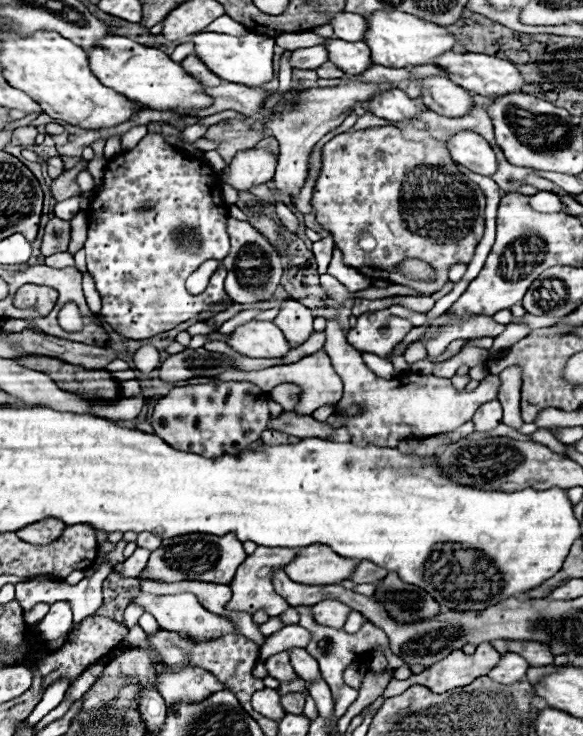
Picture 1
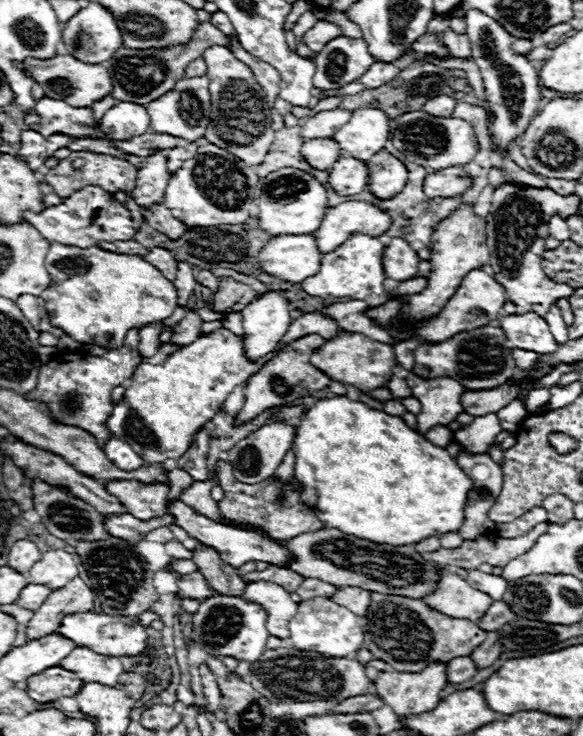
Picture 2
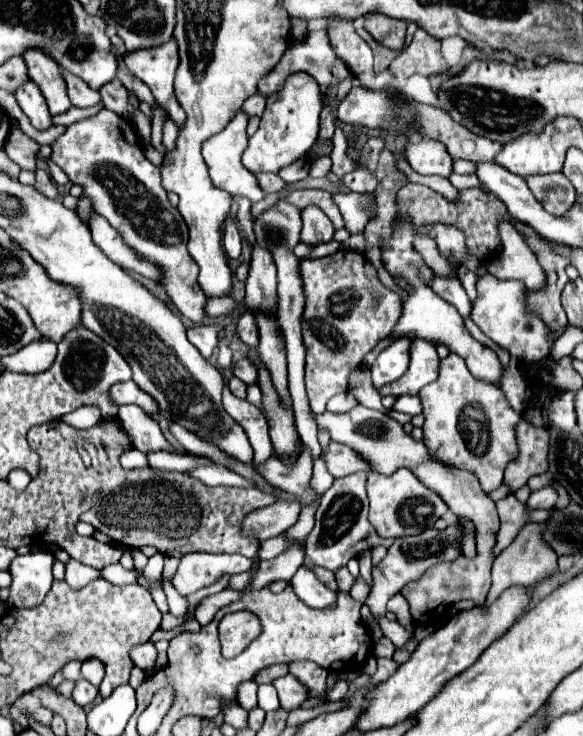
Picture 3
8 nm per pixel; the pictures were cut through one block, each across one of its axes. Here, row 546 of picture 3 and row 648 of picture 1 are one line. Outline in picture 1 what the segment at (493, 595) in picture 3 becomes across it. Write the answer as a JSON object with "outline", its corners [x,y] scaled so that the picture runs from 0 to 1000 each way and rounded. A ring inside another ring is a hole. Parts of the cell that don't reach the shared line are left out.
{"outline":[[[871,872],[871,886],[899,891],[909,905],[937,905],[950,899],[940,878],[930,878],[926,872]]]}

